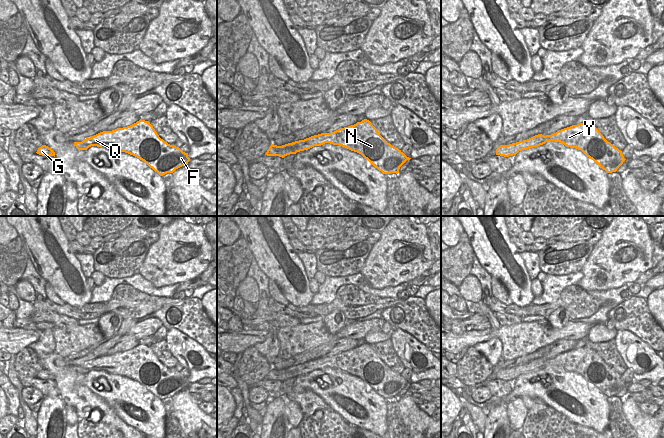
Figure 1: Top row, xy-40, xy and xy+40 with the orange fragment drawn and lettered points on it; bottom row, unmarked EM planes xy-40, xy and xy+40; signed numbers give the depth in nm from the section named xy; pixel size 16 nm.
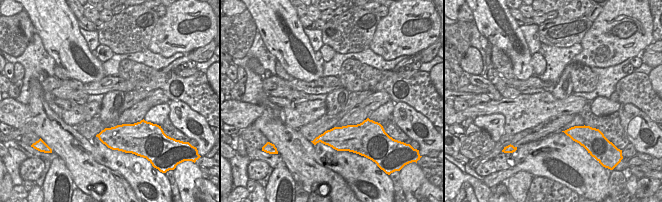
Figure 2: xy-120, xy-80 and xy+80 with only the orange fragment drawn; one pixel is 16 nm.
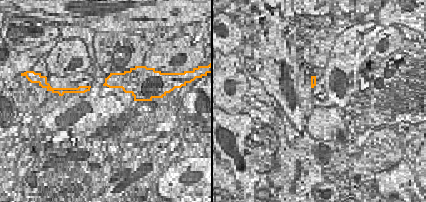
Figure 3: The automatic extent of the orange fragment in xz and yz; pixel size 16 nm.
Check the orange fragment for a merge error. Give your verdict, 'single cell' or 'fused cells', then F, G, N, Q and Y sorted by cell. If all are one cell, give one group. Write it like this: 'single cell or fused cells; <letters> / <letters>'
single cell; F G N Q Y

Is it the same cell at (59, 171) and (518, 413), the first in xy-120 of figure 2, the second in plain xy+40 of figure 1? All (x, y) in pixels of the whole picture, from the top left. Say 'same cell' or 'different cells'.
different cells

